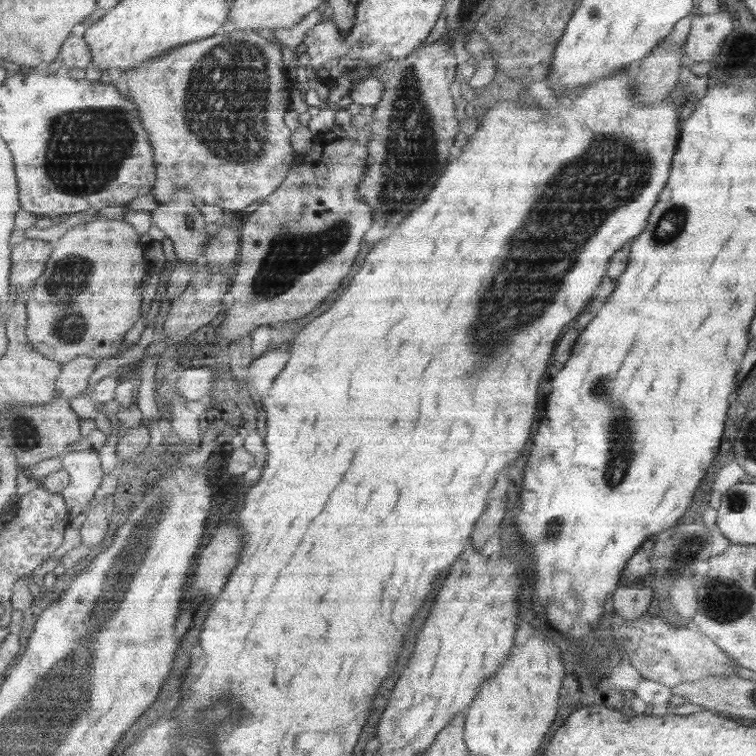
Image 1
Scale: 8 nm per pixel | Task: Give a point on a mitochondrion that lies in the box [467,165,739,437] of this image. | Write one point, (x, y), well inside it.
(669, 229)

